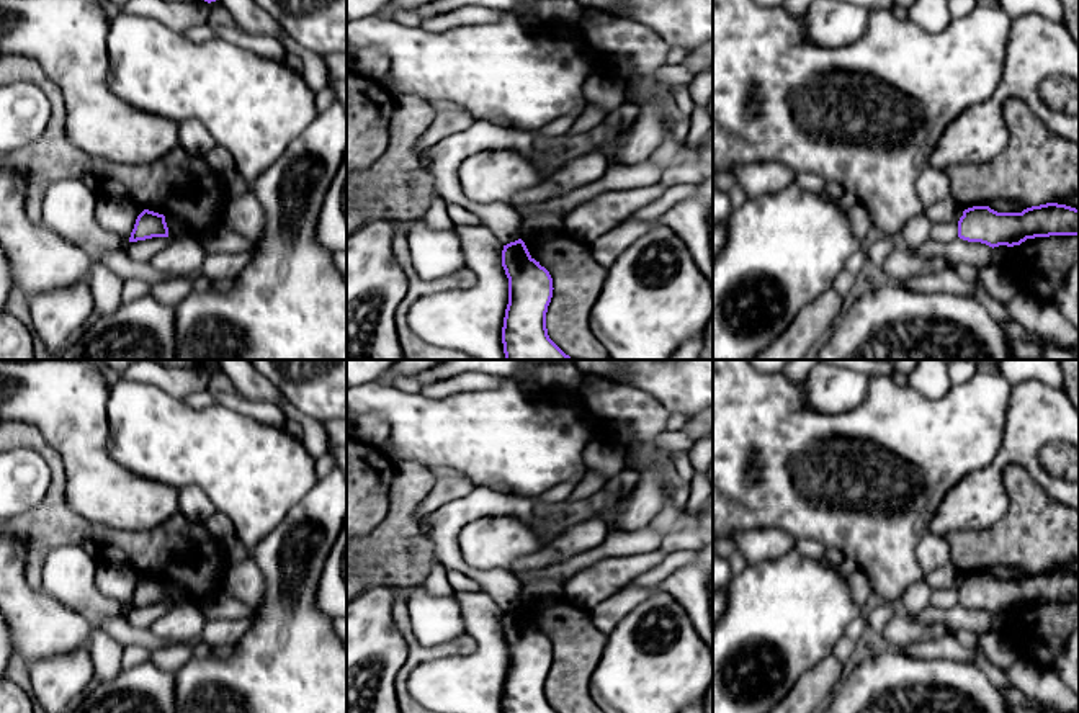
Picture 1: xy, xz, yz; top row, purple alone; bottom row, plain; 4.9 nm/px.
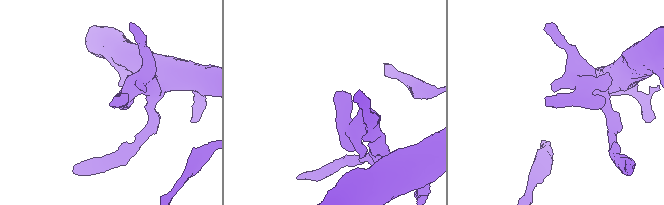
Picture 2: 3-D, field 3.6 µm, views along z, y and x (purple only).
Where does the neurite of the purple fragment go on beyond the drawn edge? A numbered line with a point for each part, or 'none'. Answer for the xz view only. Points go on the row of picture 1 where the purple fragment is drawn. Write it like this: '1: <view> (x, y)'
none

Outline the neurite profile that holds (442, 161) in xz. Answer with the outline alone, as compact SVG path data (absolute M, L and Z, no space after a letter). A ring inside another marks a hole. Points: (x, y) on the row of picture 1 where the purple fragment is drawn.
M476 119L469 128L454 132L423 152L422 164L433 178L433 191L446 204L459 204L489 224L497 239L507 245L520 239L522 216L508 203L479 204L466 198L458 168L463 160L487 150L510 149L523 154L541 144L535 131L499 126Z

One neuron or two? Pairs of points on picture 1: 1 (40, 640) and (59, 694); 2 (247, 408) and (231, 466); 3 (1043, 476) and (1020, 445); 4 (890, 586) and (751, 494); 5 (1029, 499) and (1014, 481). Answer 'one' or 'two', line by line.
1: two
2: two
3: one
4: one
5: one

